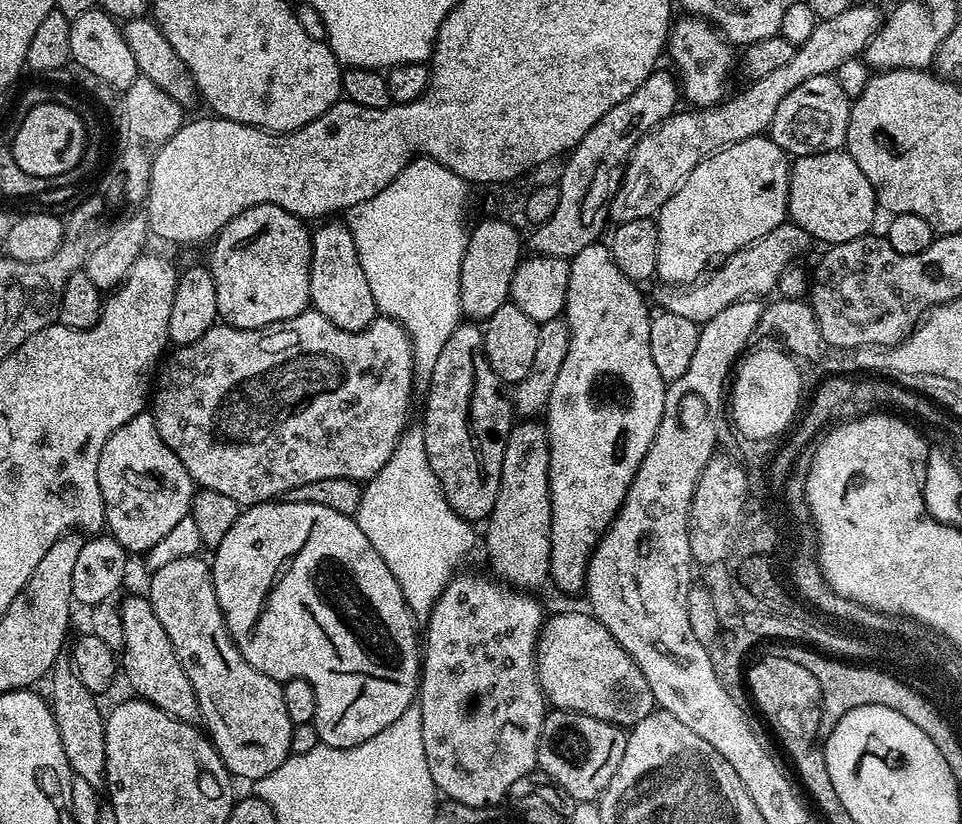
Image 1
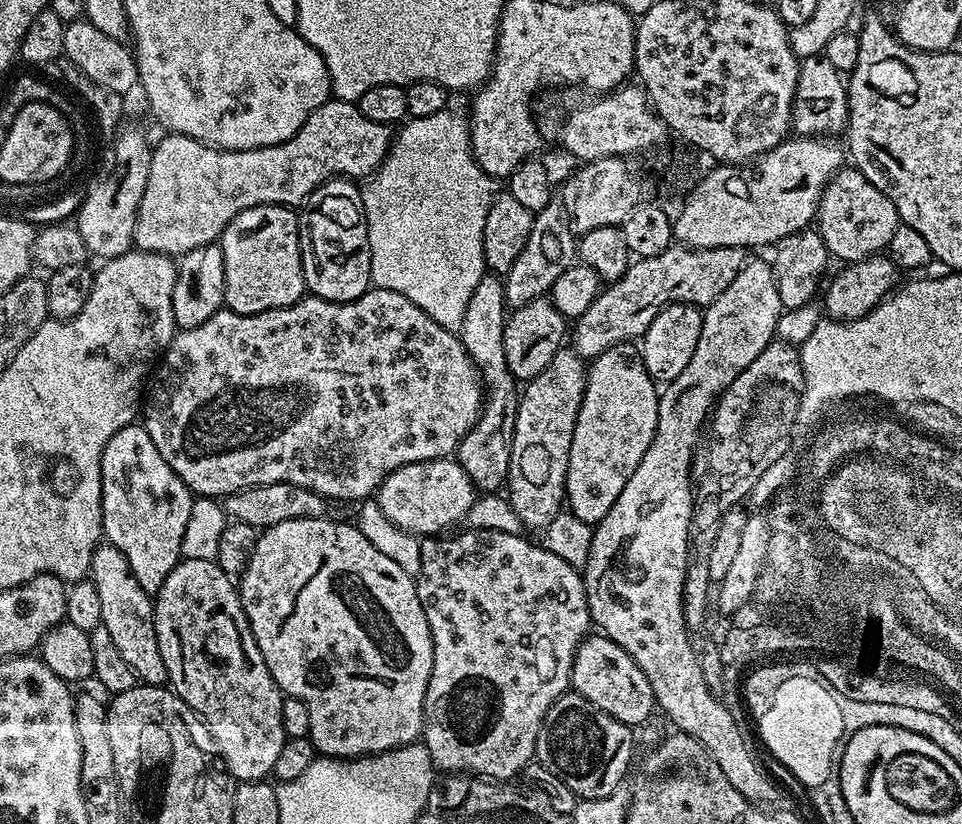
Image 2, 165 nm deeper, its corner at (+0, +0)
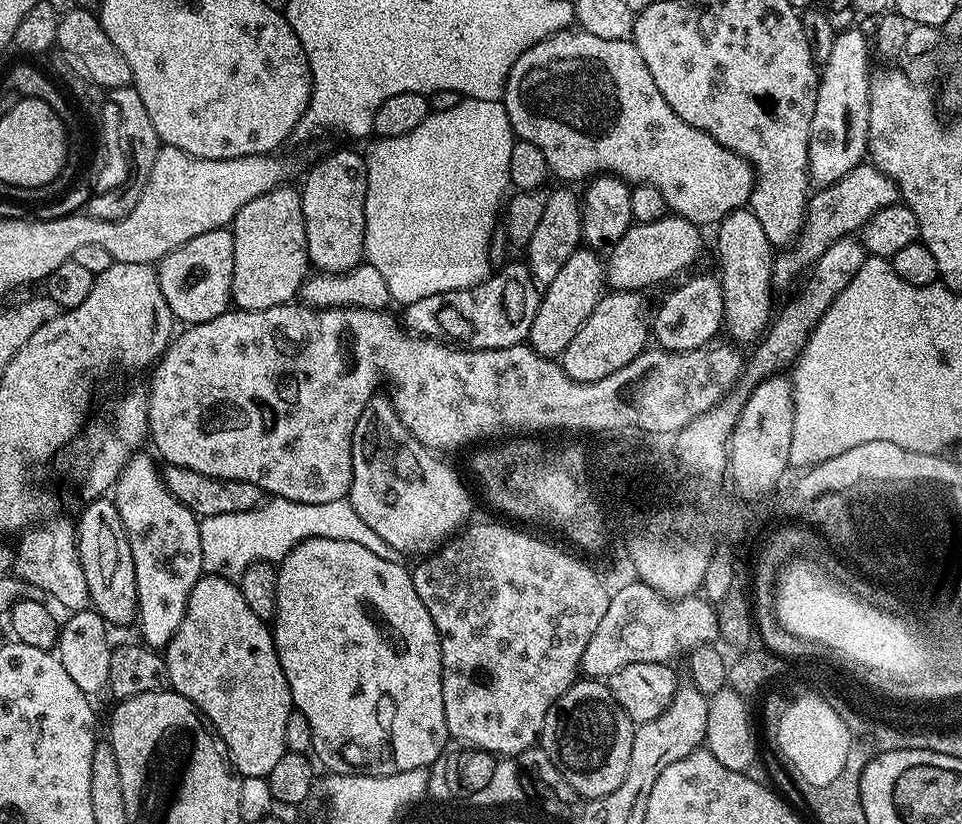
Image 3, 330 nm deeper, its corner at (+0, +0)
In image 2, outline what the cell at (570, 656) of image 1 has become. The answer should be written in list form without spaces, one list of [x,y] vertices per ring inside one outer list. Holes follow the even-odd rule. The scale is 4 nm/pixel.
[[[589,634],[576,647],[570,688],[586,698],[586,702],[610,714],[610,718],[629,726],[642,723],[651,714],[652,708],[657,707],[650,682],[646,674],[642,674],[638,662],[634,662],[634,658],[630,658],[622,646],[603,634]]]

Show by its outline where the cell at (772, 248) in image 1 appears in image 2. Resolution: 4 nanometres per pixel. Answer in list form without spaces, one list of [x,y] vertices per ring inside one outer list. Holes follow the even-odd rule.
[[[676,242],[672,247],[662,250],[657,256],[645,256],[636,258],[629,263],[626,274],[622,278],[611,281],[601,291],[600,295],[586,306],[586,310],[580,316],[575,317],[573,326],[570,328],[571,347],[580,356],[594,358],[602,354],[610,346],[635,341],[643,337],[644,332],[658,318],[658,314],[668,304],[695,304],[707,306],[738,278],[738,270],[742,270],[746,263],[746,252],[742,248],[685,248],[683,244]]]

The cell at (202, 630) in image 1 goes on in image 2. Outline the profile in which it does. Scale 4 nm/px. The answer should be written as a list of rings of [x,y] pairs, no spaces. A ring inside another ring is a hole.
[[[181,559],[179,564],[166,574],[166,582],[154,594],[154,630],[158,634],[158,650],[162,650],[162,662],[166,662],[166,670],[171,687],[176,695],[182,697],[186,706],[190,706],[196,711],[196,715],[203,720],[208,733],[212,736],[212,741],[216,743],[217,753],[226,769],[237,781],[240,782],[260,782],[271,777],[272,767],[278,759],[278,754],[282,751],[282,746],[286,739],[284,727],[282,726],[282,702],[285,695],[280,687],[274,682],[270,670],[266,666],[264,656],[260,652],[258,642],[250,630],[250,622],[244,613],[244,607],[240,601],[240,593],[233,577],[227,576],[215,560],[185,560]]]

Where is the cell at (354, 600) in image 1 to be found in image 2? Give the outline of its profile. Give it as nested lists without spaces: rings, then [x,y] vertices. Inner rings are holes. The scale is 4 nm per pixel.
[[[294,518],[290,522],[278,522],[278,526],[270,526],[263,529],[257,535],[256,545],[250,554],[250,558],[246,562],[244,571],[238,577],[238,591],[240,593],[240,601],[244,607],[246,618],[250,622],[250,630],[254,634],[254,638],[258,642],[260,652],[264,656],[266,666],[270,670],[270,674],[274,678],[274,682],[280,687],[281,692],[285,696],[293,696],[302,702],[306,702],[306,706],[310,710],[310,730],[308,736],[311,737],[312,744],[315,751],[324,758],[355,758],[357,756],[370,756],[378,752],[388,752],[391,748],[401,748],[404,744],[414,744],[421,739],[424,731],[424,699],[426,698],[426,690],[430,682],[430,674],[434,666],[434,646],[432,645],[432,631],[430,630],[430,622],[426,622],[426,610],[422,610],[422,602],[418,598],[418,590],[416,589],[416,582],[414,576],[402,570],[397,562],[391,558],[386,558],[377,547],[372,546],[369,541],[359,532],[357,525],[350,522],[350,524],[339,524],[336,520],[328,520],[329,518]]]

